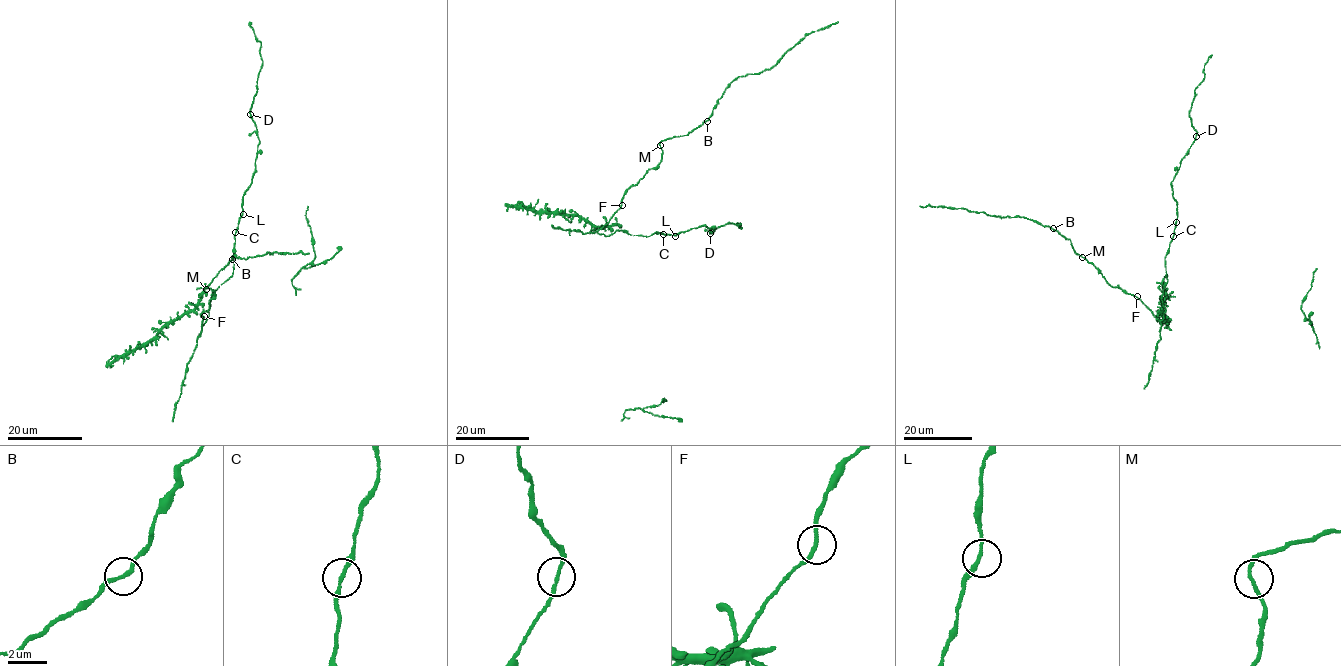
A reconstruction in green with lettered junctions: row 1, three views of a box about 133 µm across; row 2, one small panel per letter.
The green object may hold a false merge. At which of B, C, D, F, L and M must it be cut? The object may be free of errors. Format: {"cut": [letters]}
{"cut": []}

